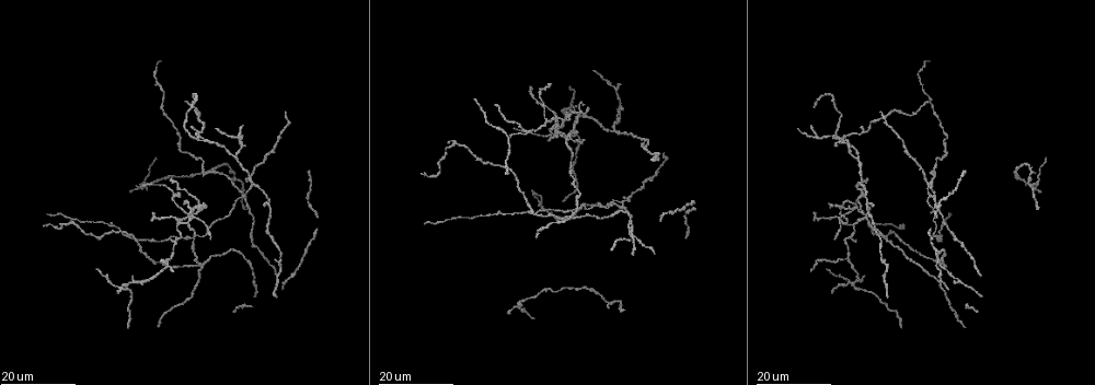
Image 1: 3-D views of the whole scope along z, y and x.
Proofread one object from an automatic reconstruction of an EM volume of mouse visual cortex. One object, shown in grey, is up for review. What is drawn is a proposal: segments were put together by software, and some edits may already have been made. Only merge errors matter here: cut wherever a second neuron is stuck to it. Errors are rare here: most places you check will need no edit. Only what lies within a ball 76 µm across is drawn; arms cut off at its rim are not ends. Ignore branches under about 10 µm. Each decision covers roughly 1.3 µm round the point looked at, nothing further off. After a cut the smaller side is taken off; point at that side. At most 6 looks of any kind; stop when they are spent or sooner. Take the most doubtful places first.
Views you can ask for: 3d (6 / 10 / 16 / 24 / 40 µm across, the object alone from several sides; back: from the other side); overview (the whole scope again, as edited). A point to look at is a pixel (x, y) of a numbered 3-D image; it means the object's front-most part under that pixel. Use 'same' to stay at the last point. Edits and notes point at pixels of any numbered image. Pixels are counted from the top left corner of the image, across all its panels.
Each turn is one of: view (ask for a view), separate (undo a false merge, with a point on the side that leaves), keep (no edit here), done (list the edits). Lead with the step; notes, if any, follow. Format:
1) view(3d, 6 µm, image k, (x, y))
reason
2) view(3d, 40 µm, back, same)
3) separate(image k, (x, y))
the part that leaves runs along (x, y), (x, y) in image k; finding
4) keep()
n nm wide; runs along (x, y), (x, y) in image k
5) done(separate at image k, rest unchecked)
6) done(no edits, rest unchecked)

view(3d, 24 µm, image 1, (567, 117))
looks like a crossing

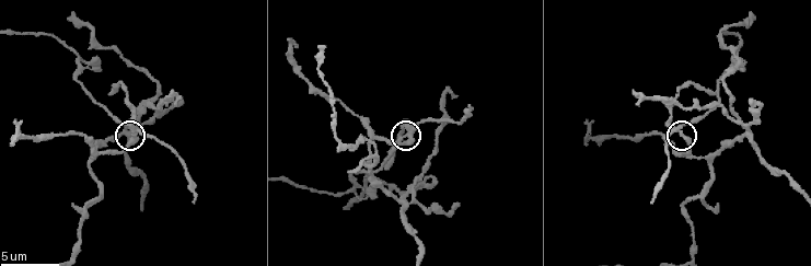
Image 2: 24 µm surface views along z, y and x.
view(3d, 10 µm, image 2, (131, 128))

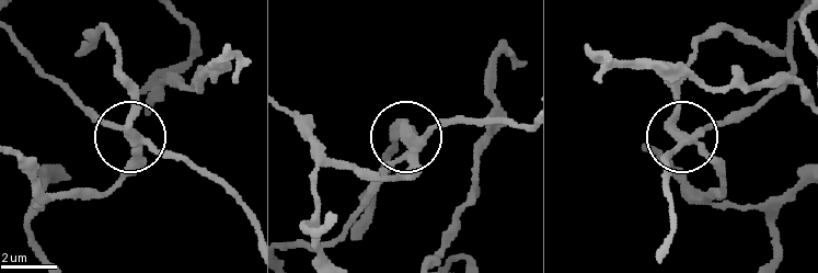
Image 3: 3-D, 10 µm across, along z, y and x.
separate(image 3, (163, 157))
the part that leaves runs along (138, 139), (93, 115), (48, 78), (10, 29) in image 3; two neurons meet here

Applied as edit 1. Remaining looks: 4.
view(3d, 16 µm, image 1, (527, 134))

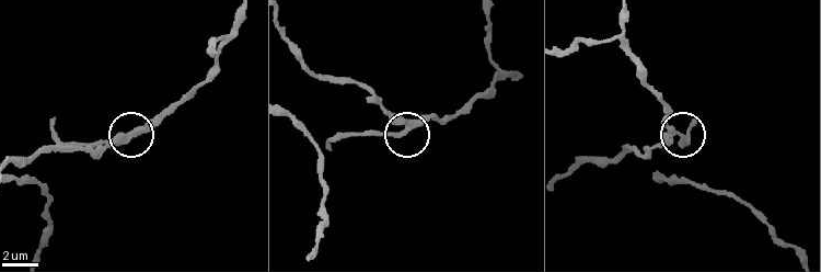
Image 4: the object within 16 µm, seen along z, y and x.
view(3d, 10 µm, image 4, (679, 134))

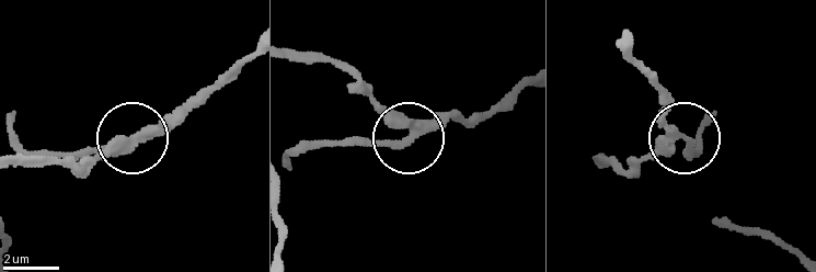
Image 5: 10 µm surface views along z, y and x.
keep()
side arm 13 µm; runs along (249, 52), (192, 101), (75, 170) in image 5; continuous, no second neuron

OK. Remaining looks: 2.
view(3d, 16 µm, image 1, (958, 280))
side arm on a straight run

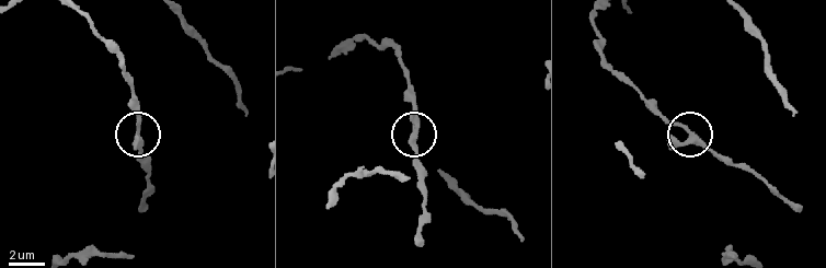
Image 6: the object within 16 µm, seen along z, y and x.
view(3d, 10 µm, image 6, (694, 140))
zoom in

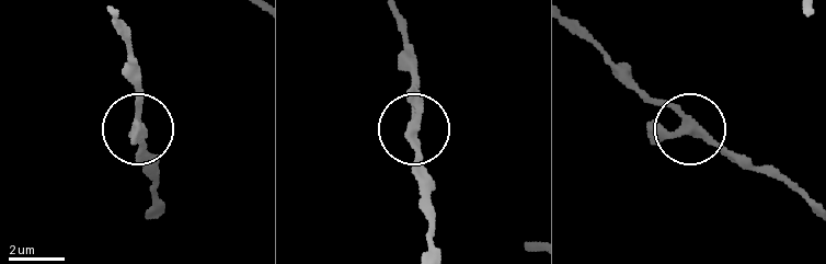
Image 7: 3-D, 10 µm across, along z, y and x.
keep()
260 nm wide; runs along (575, 25), (688, 129), (743, 164) in image 7; all the same neuron

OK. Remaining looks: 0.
done(separate at image 3, rest unchecked)

